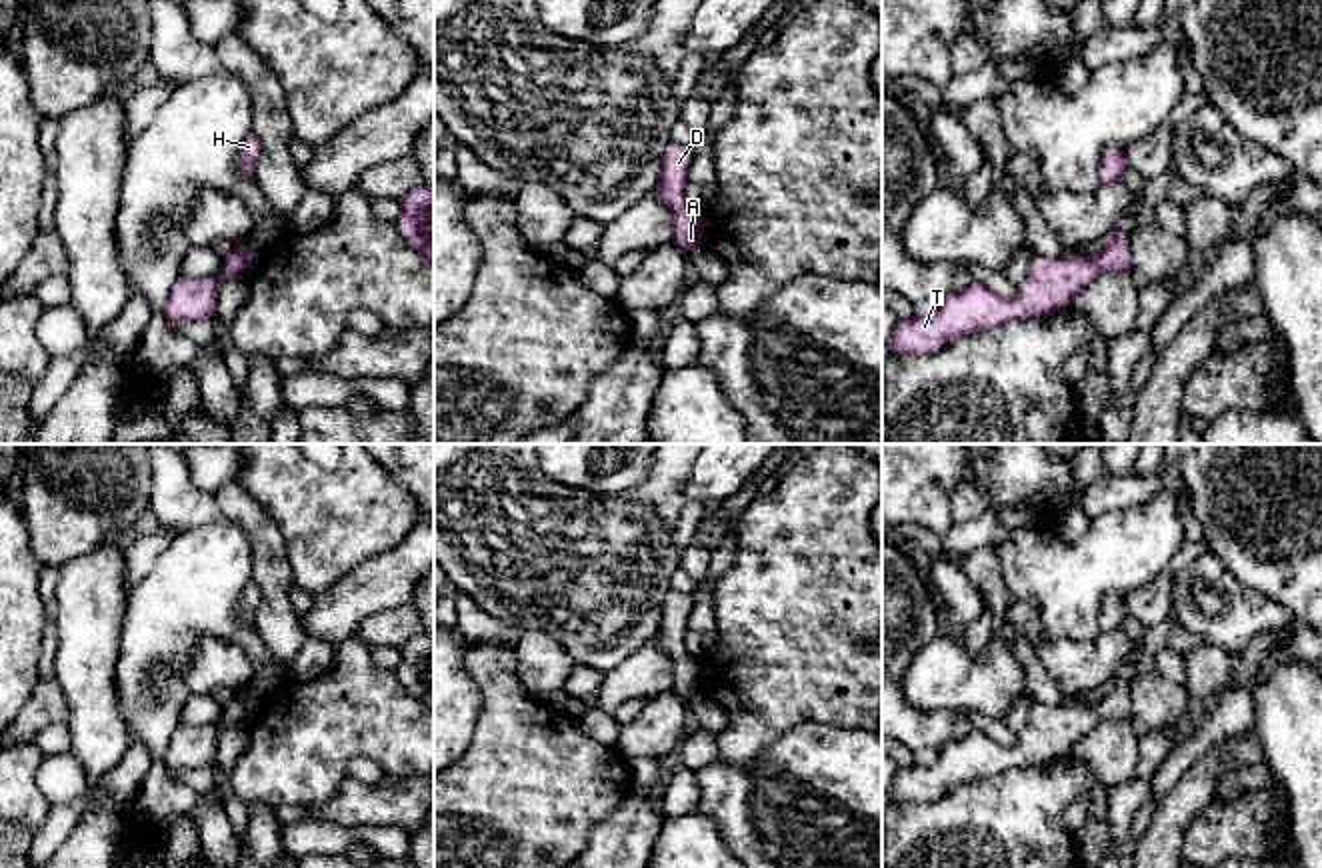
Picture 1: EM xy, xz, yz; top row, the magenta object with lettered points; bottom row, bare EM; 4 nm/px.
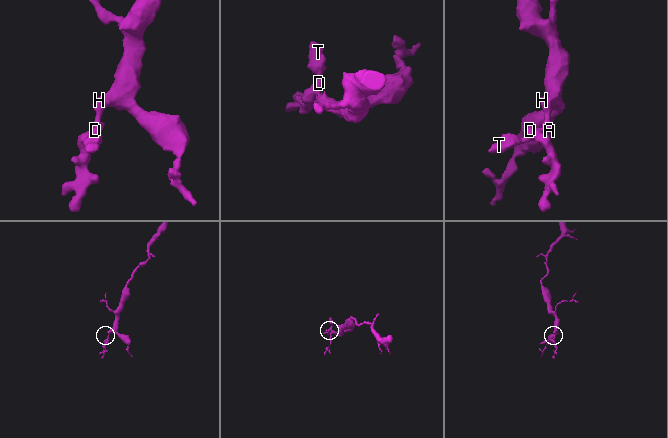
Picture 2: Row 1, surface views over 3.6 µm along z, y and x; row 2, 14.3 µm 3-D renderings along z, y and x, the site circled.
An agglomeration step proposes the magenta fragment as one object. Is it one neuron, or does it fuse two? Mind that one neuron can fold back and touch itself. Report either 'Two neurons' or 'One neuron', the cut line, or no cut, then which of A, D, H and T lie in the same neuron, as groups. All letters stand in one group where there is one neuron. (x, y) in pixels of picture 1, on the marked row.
One neuron. No split. Groups: A D H T

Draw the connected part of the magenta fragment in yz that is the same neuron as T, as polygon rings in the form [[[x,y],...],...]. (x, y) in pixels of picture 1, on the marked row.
[[[1118,222],[1106,232],[1106,246],[1094,258],[1034,256],[1018,298],[1006,298],[982,282],[946,294],[932,308],[900,320],[886,346],[890,356],[930,354],[950,340],[1002,326],[1010,320],[1042,316],[1072,306],[1074,296],[1102,272],[1132,272],[1128,236]]]

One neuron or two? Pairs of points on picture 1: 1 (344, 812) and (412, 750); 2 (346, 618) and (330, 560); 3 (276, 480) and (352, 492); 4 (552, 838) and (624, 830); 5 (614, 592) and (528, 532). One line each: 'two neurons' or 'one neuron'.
1: two neurons
2: two neurons
3: one neuron
4: two neurons
5: one neuron

